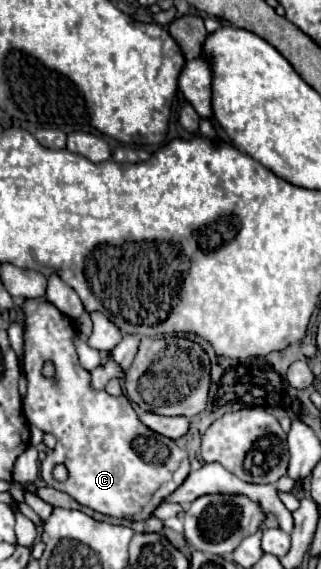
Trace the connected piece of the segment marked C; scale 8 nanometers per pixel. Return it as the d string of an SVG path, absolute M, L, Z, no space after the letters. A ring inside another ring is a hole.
M47 298L25 300L23 310L27 316L23 356L27 378L27 394L23 398L25 416L29 424L57 438L57 446L41 462L41 478L47 486L67 492L75 502L105 516L129 522L149 518L189 476L187 452L175 440L149 430L125 396L91 390L89 372L81 368L73 346L75 326ZM45 362L53 362L53 378L43 374ZM57 462L69 470L65 482L57 482L51 474Z

